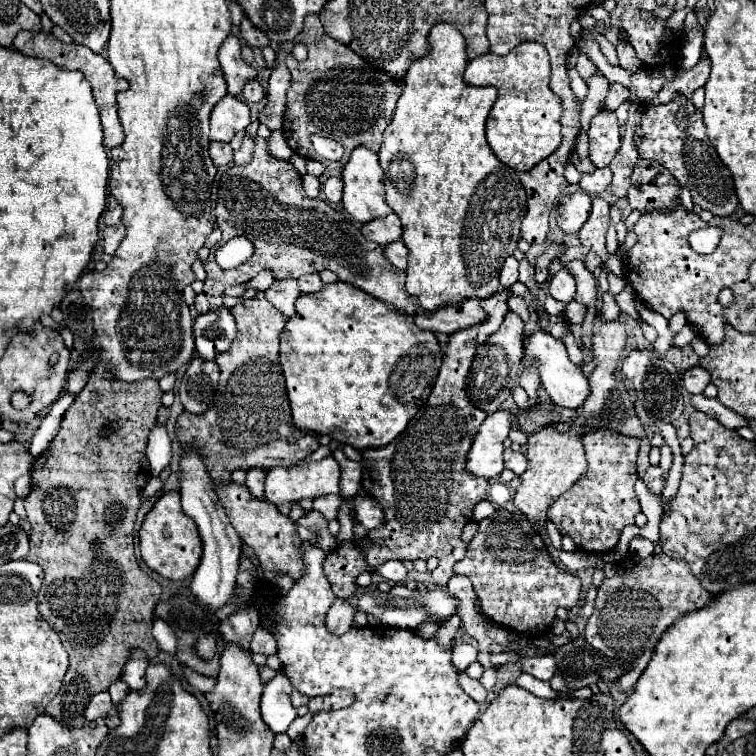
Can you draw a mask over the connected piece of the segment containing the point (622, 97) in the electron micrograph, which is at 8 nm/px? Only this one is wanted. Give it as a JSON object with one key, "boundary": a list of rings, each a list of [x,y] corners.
{"boundary":[[[611,84],[609,86],[609,94],[605,96],[605,102],[603,102],[603,108],[605,110],[615,110],[619,104],[623,104],[625,100],[629,98],[629,90],[621,84]]]}

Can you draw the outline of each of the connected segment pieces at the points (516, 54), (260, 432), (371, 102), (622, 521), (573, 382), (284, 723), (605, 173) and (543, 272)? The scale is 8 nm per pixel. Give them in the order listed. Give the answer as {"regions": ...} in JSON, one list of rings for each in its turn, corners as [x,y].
{"regions":[[[[525,42],[505,56],[483,54],[467,64],[463,74],[471,86],[495,86],[497,100],[489,112],[487,142],[493,154],[513,170],[531,170],[537,162],[551,156],[561,144],[561,100],[549,88],[551,68],[545,46]]],[[[259,298],[233,306],[231,314],[237,322],[237,336],[229,350],[215,358],[221,370],[219,404],[203,414],[183,410],[177,418],[179,442],[193,444],[203,452],[215,484],[229,482],[235,470],[267,470],[267,458],[279,460],[281,466],[291,466],[319,446],[319,436],[299,430],[291,422],[285,380],[279,366],[279,334],[287,322],[285,316],[267,300]]],[[[309,14],[309,18],[305,18],[305,30],[295,38],[295,42],[307,46],[309,58],[305,62],[299,62],[291,56],[291,44],[281,44],[281,50],[285,52],[285,64],[291,72],[291,86],[287,90],[287,110],[283,122],[283,134],[291,150],[303,158],[319,160],[321,156],[313,152],[309,136],[321,134],[325,138],[331,138],[345,148],[345,154],[339,162],[327,160],[325,166],[331,170],[343,168],[351,156],[351,150],[355,150],[357,146],[379,152],[383,130],[391,122],[403,84],[391,80],[385,72],[375,70],[345,44],[329,38],[317,14]]],[[[597,430],[583,440],[587,454],[587,472],[577,480],[569,492],[561,494],[549,508],[547,520],[551,520],[561,534],[573,538],[583,552],[609,552],[617,546],[625,526],[633,524],[635,514],[641,510],[633,484],[637,476],[637,450],[639,440],[611,430]]],[[[535,330],[531,334],[531,338],[525,342],[525,366],[529,366],[535,358],[539,360],[539,374],[541,374],[541,384],[545,386],[547,394],[551,396],[551,400],[561,406],[561,408],[571,408],[577,410],[589,396],[589,380],[587,376],[581,372],[581,366],[573,364],[567,356],[565,344],[561,340],[555,340],[551,334],[545,334],[543,330]]],[[[281,670],[263,688],[261,716],[273,734],[287,732],[289,724],[297,718],[297,710],[291,706],[291,700],[289,700],[291,690],[293,690],[293,686]]],[[[597,168],[593,174],[583,174],[583,178],[579,182],[579,186],[585,194],[595,194],[595,196],[599,196],[609,184],[611,184],[609,168],[605,168],[605,170]]],[[[549,246],[545,248],[545,252],[541,256],[537,257],[535,264],[535,278],[539,284],[543,284],[547,280],[547,272],[549,272],[549,266],[555,258],[561,258],[563,256],[563,246]]]]}

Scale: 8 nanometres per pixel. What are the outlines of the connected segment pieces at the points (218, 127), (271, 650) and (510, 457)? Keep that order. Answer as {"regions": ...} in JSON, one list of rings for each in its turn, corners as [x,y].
{"regions":[[[[233,96],[221,98],[221,102],[211,112],[211,134],[213,142],[229,142],[237,132],[249,126],[249,106]]],[[[259,626],[253,634],[253,640],[249,644],[251,652],[261,652],[265,656],[271,656],[271,654],[277,654],[277,642],[275,642],[275,636],[265,630],[263,626]]],[[[507,448],[505,454],[503,454],[503,458],[505,458],[505,468],[513,470],[517,476],[525,472],[527,462],[525,462],[525,454],[523,454],[523,452],[515,452],[515,450]]]]}

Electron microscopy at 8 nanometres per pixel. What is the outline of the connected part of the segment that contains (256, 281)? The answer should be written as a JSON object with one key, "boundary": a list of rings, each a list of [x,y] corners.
{"boundary":[[[261,272],[261,274],[257,274],[253,280],[245,282],[245,286],[247,286],[247,288],[255,288],[255,290],[267,290],[273,282],[275,282],[275,278],[273,278],[269,272]]]}

